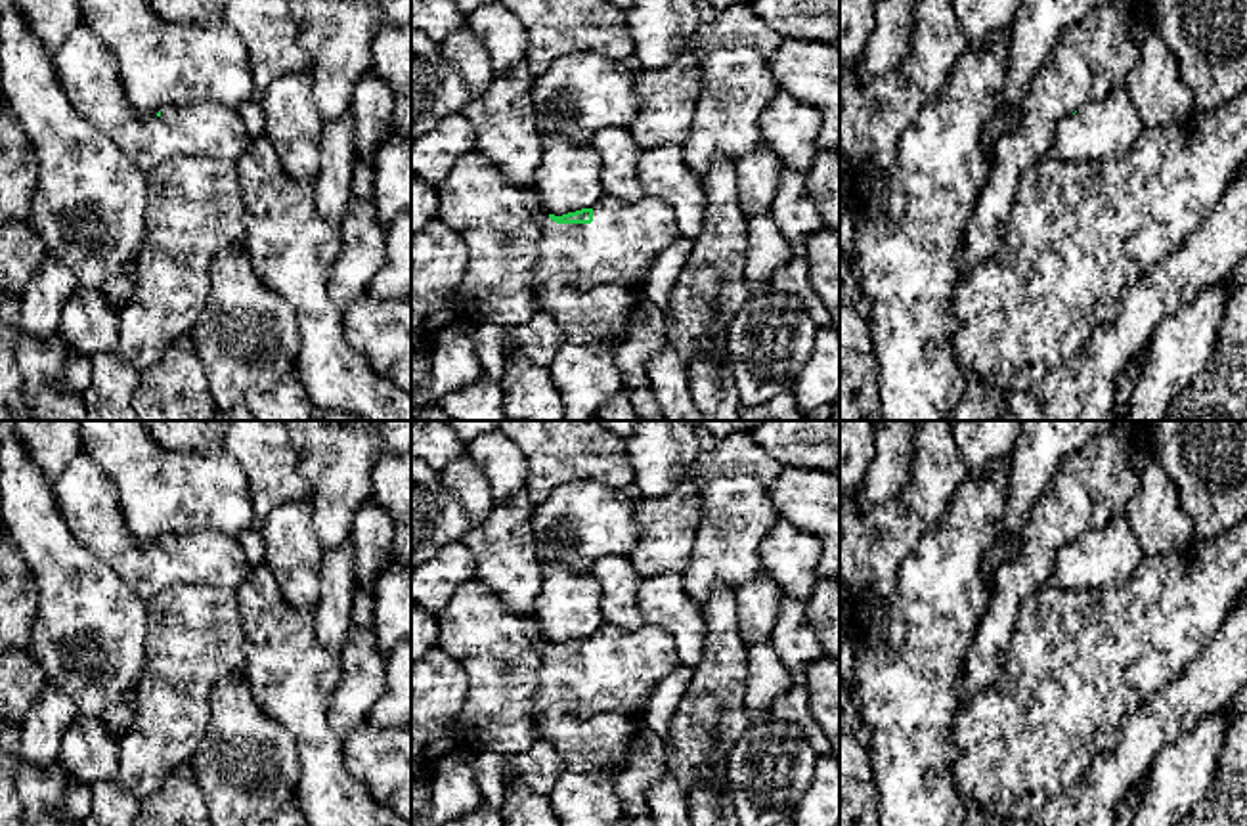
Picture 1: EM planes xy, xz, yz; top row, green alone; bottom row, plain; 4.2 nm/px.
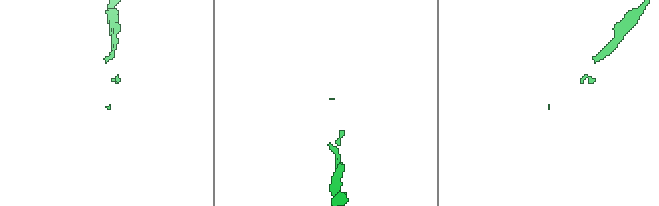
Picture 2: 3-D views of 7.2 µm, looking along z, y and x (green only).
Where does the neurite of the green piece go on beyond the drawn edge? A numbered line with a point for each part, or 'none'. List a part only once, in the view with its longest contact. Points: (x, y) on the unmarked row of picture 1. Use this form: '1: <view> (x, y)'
1: xz (618, 675)

